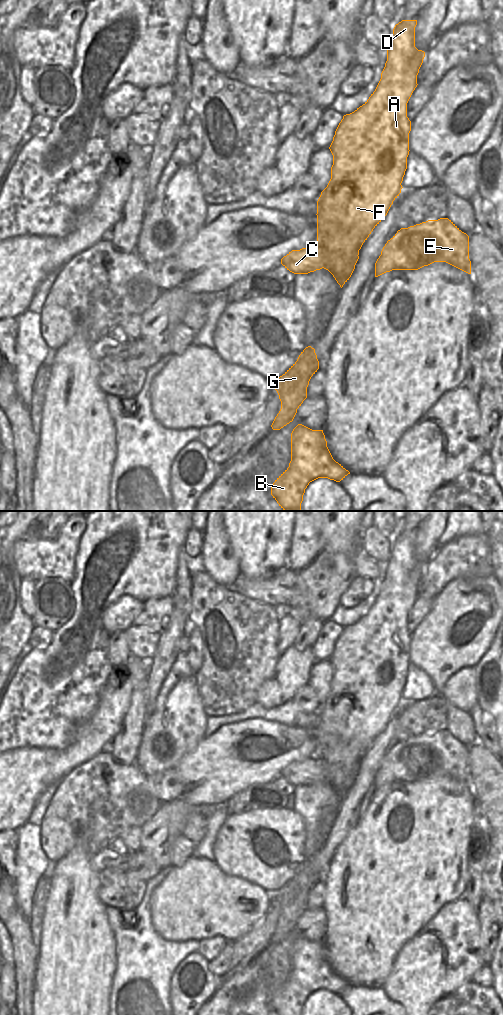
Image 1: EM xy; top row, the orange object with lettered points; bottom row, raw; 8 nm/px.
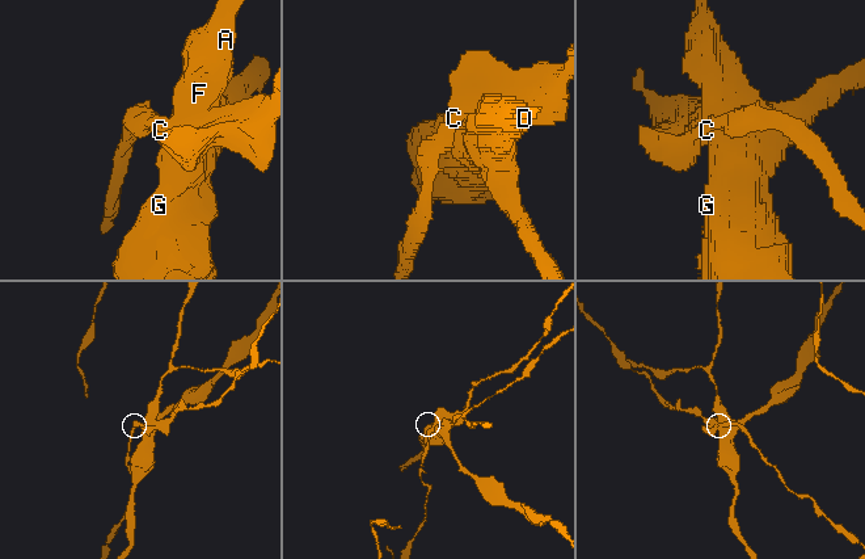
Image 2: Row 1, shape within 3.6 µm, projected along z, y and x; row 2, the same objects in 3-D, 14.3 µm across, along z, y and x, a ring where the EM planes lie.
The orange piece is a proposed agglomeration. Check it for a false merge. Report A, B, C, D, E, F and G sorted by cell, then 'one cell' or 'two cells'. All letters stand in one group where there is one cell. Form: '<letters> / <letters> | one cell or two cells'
A B D F G / C E | two cells

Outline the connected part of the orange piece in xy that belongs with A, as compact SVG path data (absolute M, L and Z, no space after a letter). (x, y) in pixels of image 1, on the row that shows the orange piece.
M402 20L395 25L393 29L393 34L391 36L391 43L389 49L387 50L387 61L385 67L381 73L381 79L375 89L371 94L369 99L354 112L346 114L339 123L333 141L329 147L333 155L333 165L331 167L331 179L327 187L321 192L321 195L317 201L317 241L315 246L322 246L328 252L336 252L338 250L346 250L348 246L358 246L361 249L363 243L367 240L373 229L385 218L387 215L393 201L401 193L403 188L401 183L407 169L407 157L409 155L409 133L411 131L411 121L407 117L407 103L417 87L417 75L419 69L423 63L425 57L425 52L418 50L415 47L415 27L417 25L417 20Z

